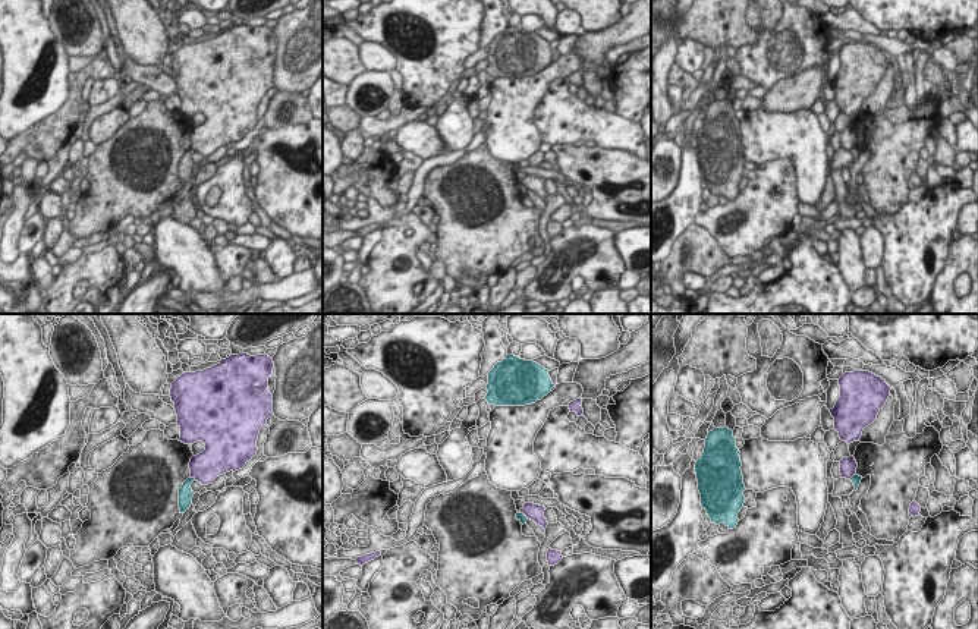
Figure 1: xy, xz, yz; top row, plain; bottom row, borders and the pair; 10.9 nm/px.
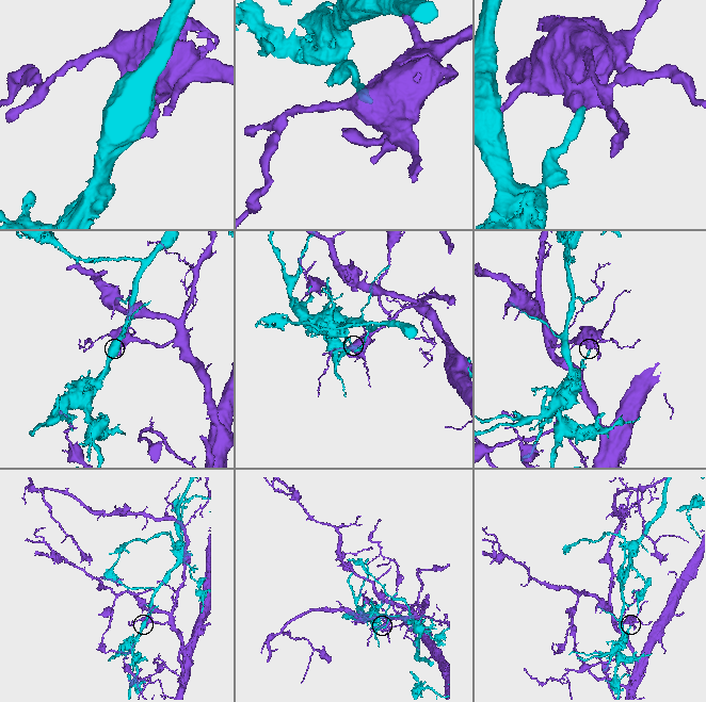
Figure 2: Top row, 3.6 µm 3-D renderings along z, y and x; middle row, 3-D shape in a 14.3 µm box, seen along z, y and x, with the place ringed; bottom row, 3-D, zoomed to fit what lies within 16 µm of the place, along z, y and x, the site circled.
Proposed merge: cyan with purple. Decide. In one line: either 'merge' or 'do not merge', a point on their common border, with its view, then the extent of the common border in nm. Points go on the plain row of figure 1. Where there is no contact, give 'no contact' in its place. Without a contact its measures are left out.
do not merge | xy (194, 150) | 70 nm

